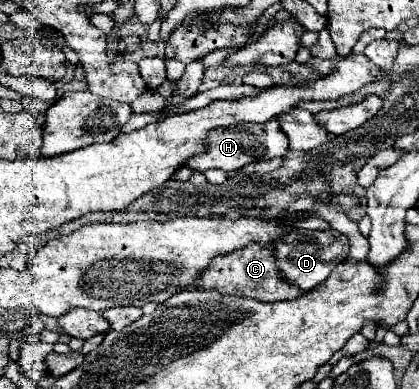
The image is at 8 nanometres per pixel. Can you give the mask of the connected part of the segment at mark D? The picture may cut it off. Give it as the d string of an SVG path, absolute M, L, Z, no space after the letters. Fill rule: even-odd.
M334 229L292 231L284 235L282 239L278 239L276 243L276 255L278 255L278 265L282 275L304 291L310 291L312 287L320 285L330 275L330 271L348 257L348 251L350 251L348 237L340 235Z

